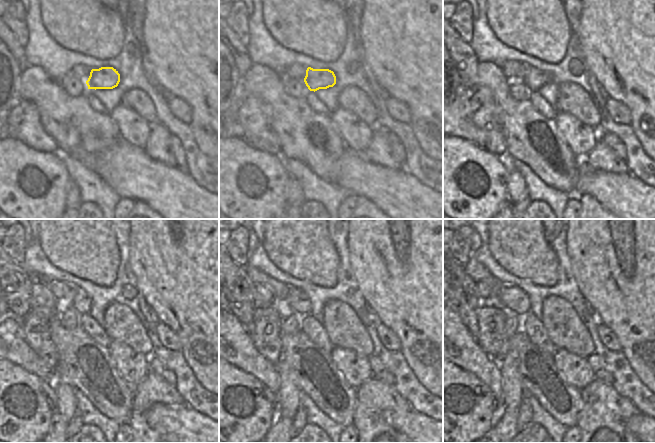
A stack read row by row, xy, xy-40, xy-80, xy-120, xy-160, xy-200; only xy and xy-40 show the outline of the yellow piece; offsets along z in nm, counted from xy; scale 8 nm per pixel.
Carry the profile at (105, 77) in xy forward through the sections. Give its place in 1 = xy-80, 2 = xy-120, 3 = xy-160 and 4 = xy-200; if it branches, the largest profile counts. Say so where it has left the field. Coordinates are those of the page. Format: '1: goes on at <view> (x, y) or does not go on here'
1: goes on at xy-80 (534, 79)
2: goes on at xy-120 (81, 302)
3: goes on at xy-160 (297, 301)
4: goes on at xy-200 (513, 299)

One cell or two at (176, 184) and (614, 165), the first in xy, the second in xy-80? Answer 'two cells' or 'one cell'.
two cells

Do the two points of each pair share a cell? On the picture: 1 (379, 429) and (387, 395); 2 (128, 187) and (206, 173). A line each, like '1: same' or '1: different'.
1: same
2: different

